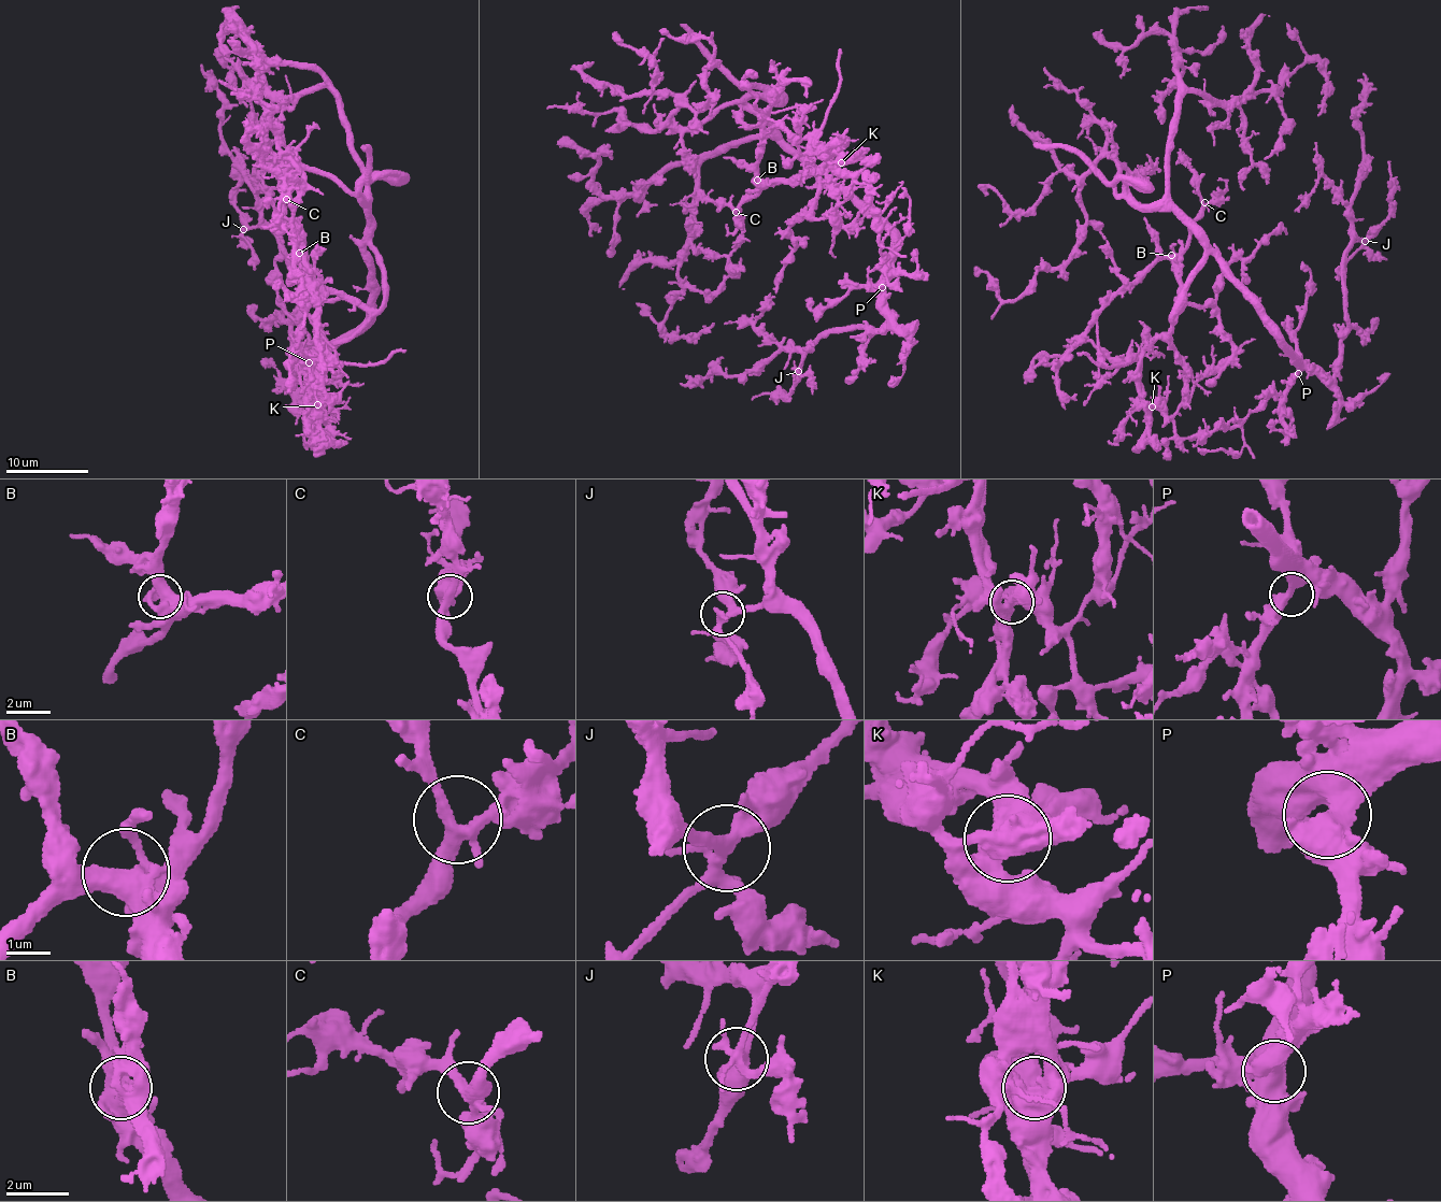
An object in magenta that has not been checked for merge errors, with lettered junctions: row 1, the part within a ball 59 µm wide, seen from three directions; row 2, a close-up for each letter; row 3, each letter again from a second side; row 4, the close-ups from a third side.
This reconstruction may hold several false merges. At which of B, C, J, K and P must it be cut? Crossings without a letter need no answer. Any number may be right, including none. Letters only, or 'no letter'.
K

